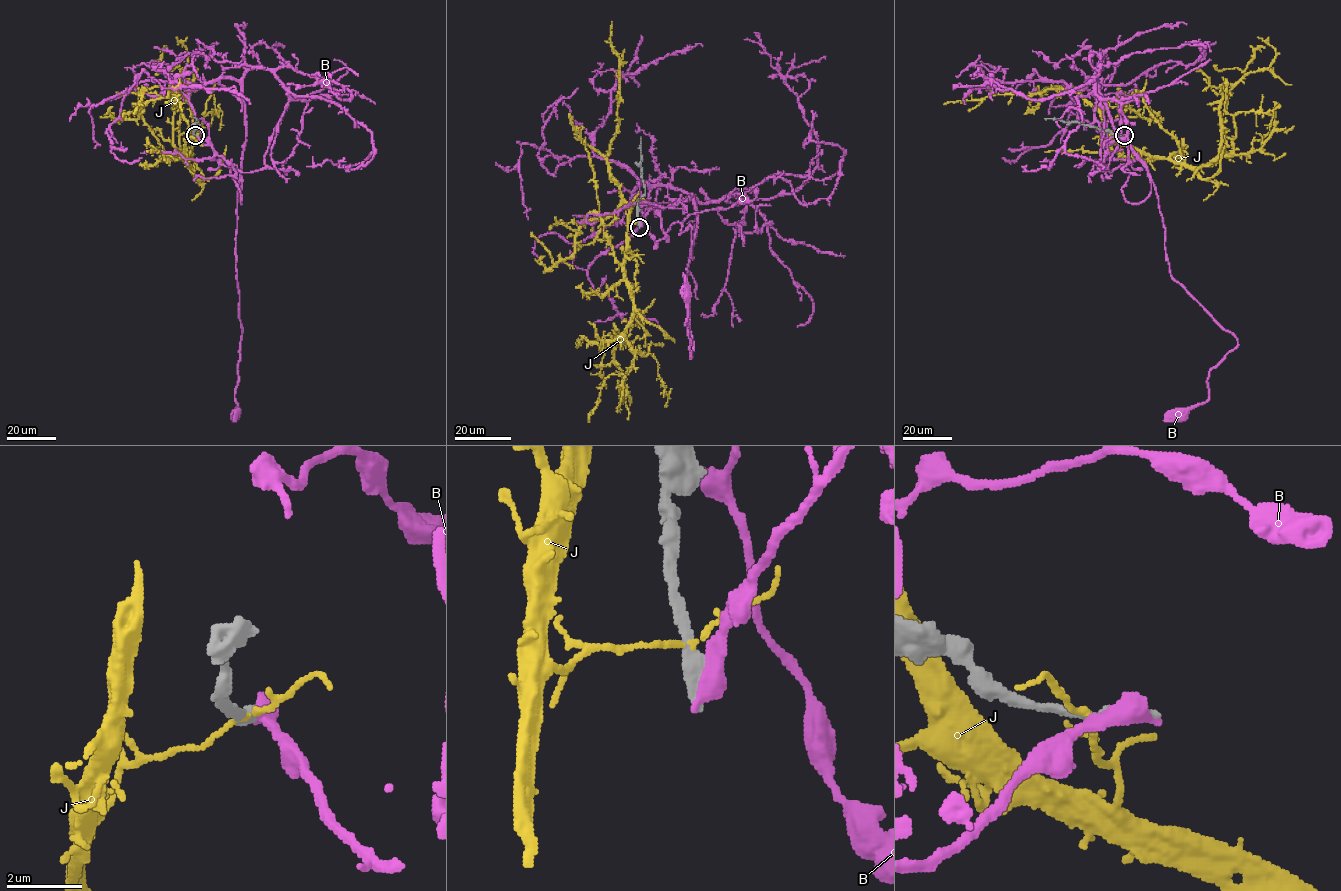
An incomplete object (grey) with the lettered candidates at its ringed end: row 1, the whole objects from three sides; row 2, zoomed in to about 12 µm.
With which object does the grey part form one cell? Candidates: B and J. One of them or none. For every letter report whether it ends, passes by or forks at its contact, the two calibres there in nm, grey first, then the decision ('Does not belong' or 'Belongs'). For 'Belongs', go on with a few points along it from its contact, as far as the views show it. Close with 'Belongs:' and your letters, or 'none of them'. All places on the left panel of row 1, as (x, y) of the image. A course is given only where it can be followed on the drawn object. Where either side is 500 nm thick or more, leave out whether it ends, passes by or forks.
B: Thickness 480 nm (grey) against 600 nm. Does not belong
J: It forks there. Thickness 320 nm (grey) against 100 nm. Does not belong
Belongs: none of them

